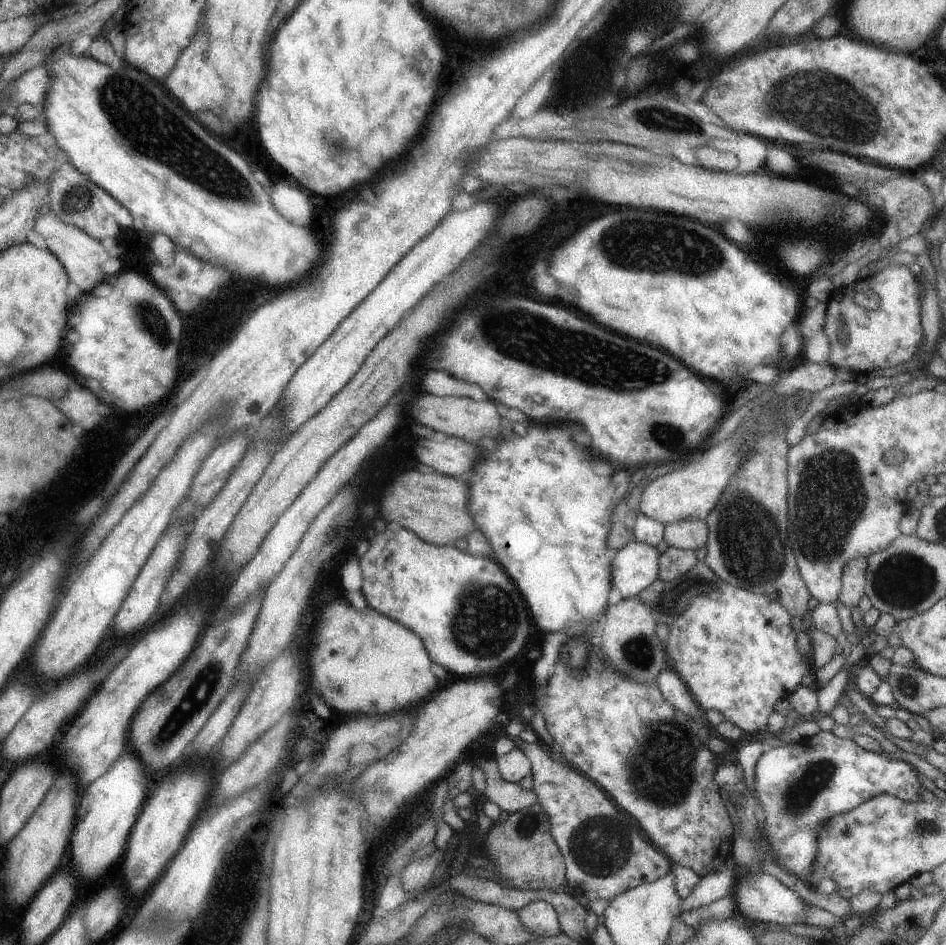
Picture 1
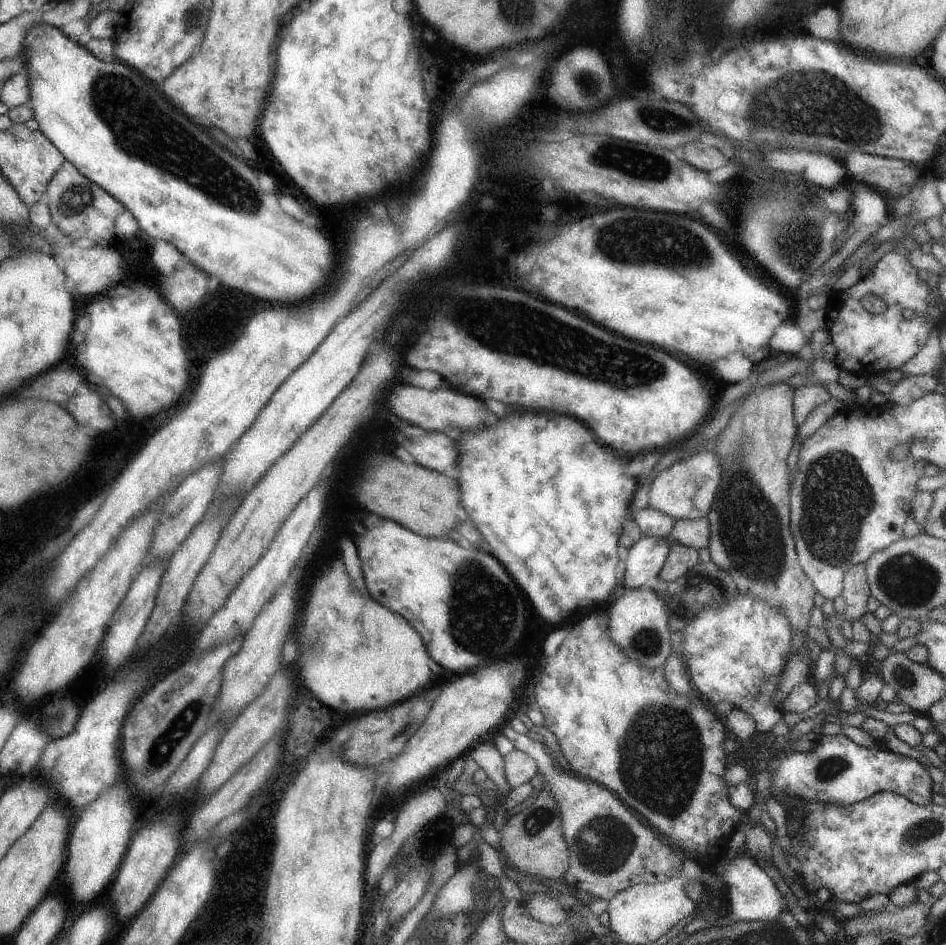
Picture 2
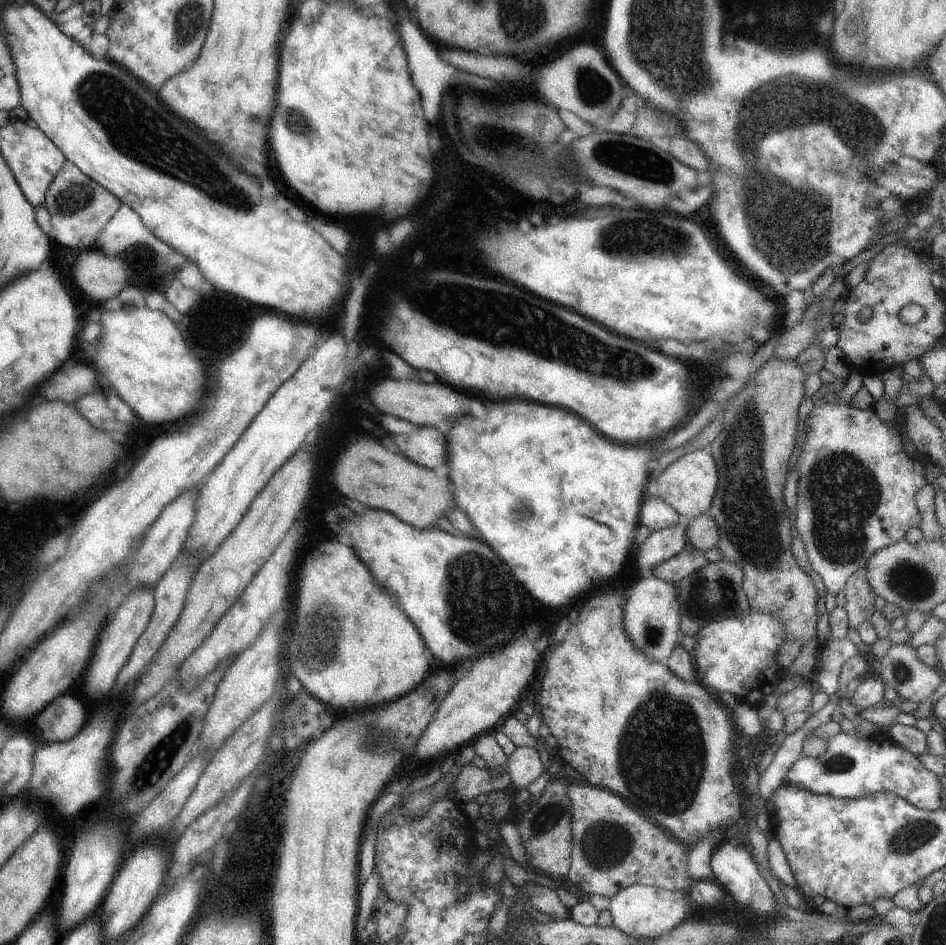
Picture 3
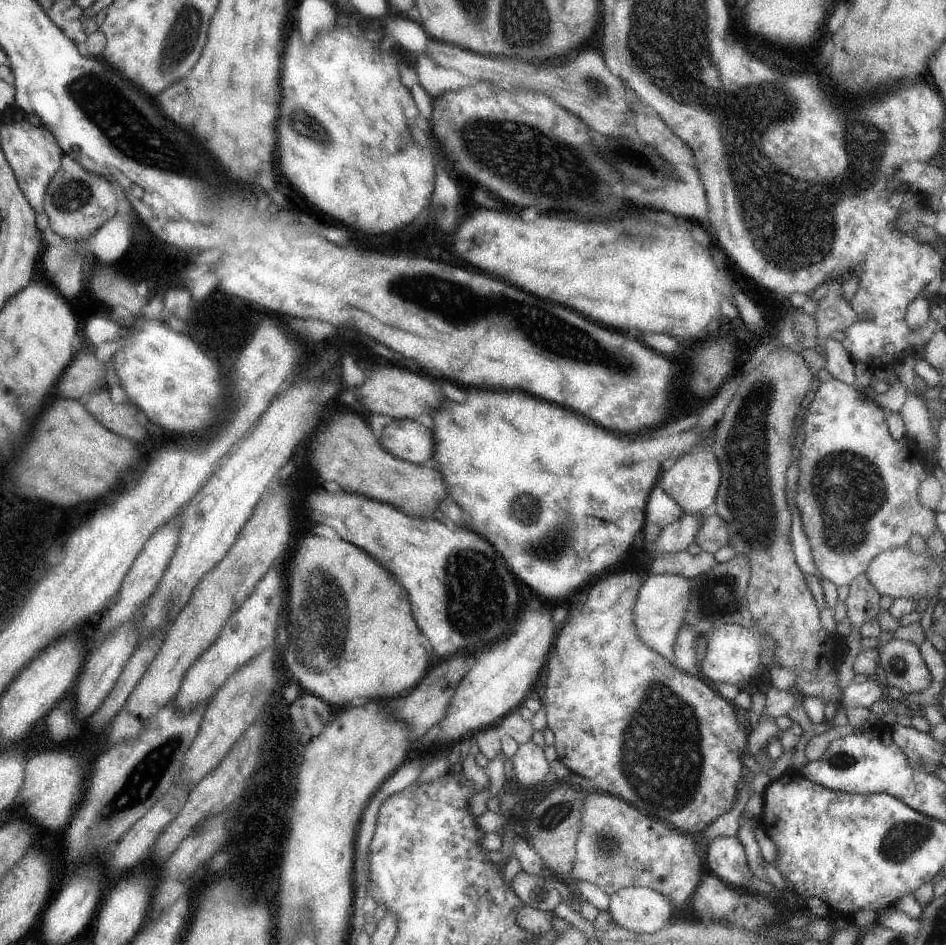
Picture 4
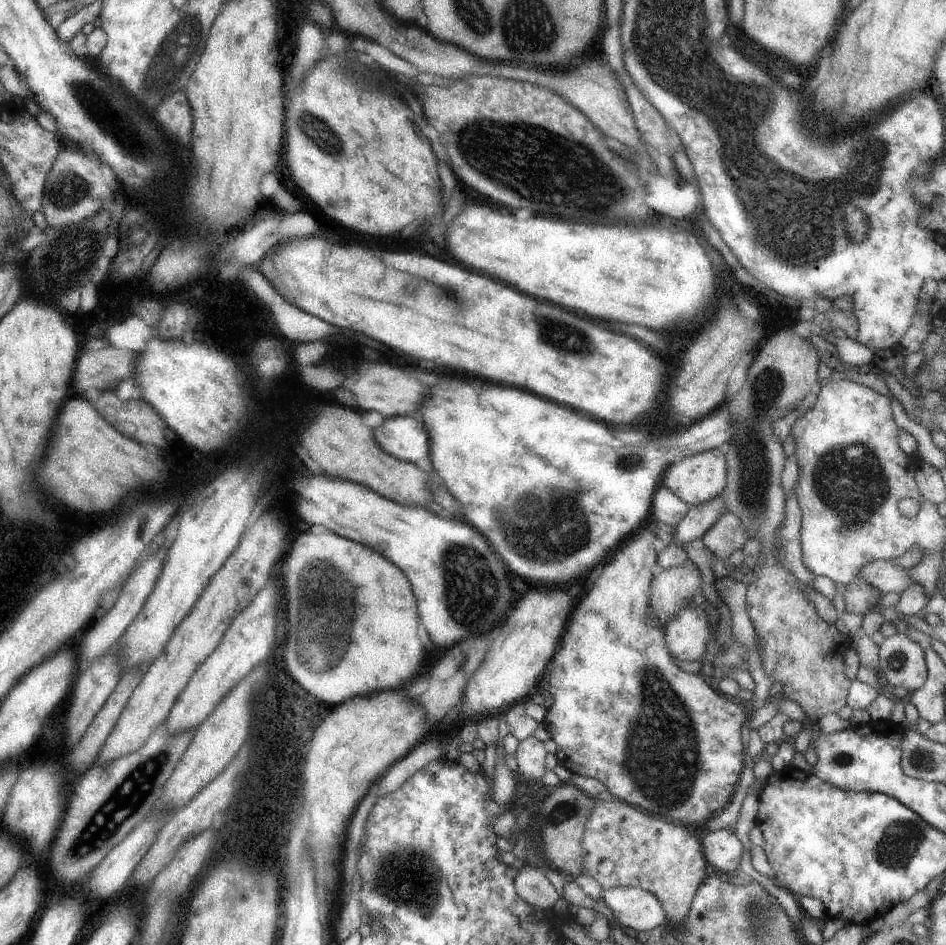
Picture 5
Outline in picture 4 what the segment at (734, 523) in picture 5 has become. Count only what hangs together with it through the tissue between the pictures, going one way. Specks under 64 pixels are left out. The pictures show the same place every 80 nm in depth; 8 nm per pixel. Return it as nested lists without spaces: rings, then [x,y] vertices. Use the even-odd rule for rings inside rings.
[[[709,512],[702,516],[694,541],[703,551],[713,555],[721,546],[728,544],[729,532],[728,524],[720,516]]]

